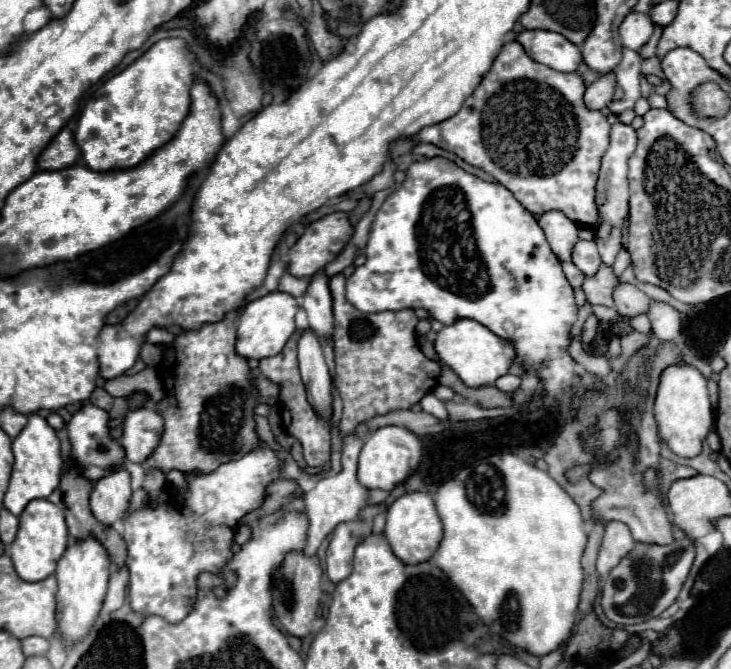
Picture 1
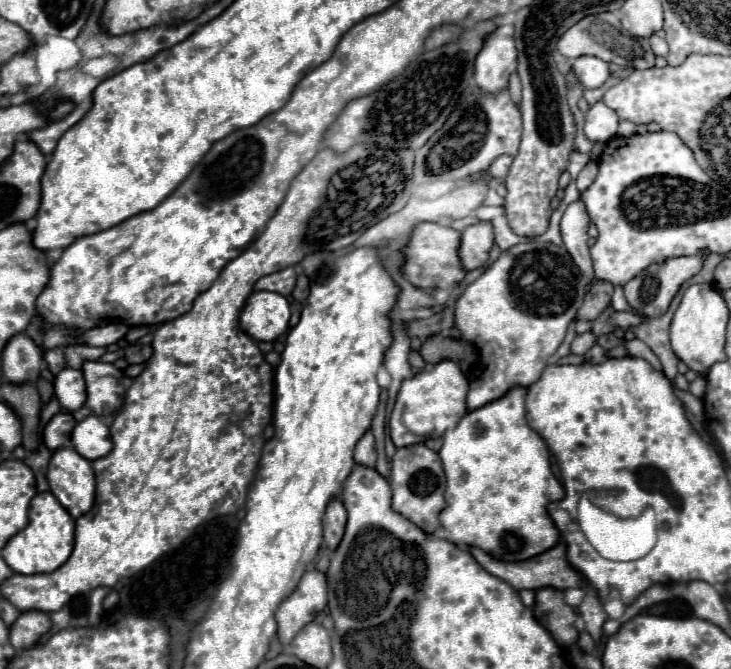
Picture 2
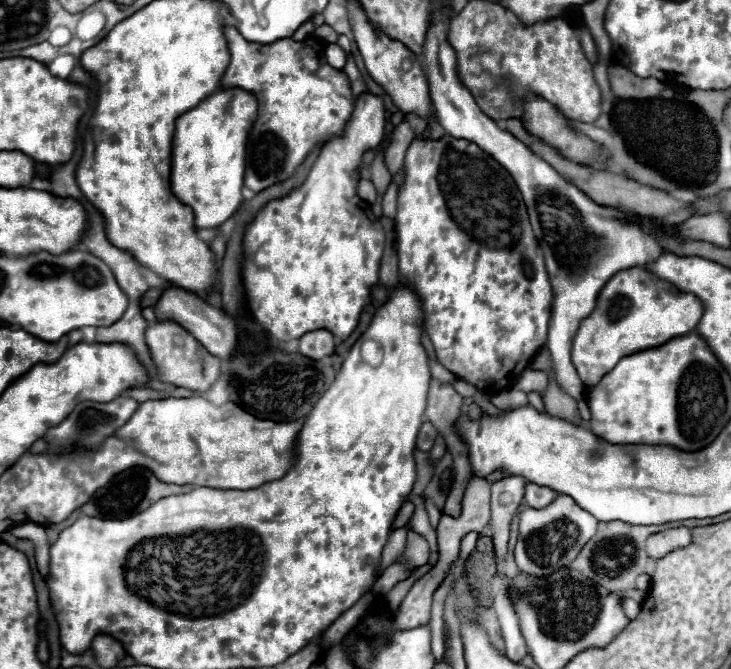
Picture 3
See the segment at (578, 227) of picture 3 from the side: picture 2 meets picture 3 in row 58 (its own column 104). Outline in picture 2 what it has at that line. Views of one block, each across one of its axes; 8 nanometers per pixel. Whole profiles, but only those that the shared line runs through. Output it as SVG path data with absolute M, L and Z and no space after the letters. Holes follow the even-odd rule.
M88 416L76 424L72 432L74 450L86 460L96 460L112 450L110 430L98 416Z

